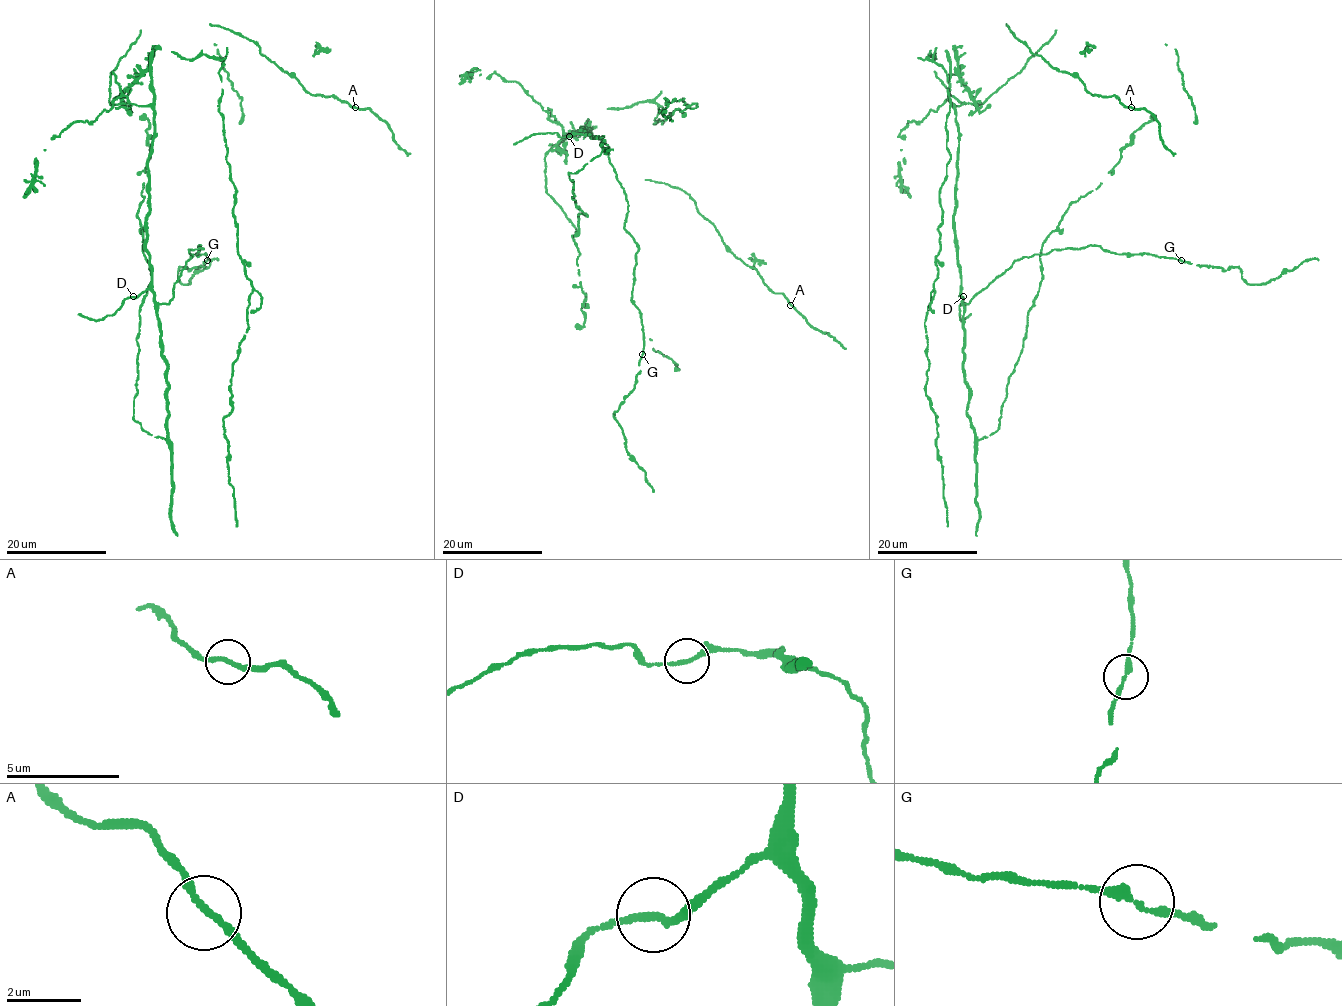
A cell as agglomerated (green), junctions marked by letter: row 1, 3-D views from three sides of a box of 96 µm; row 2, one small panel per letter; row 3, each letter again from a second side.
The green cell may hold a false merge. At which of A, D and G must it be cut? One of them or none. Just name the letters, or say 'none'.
none

